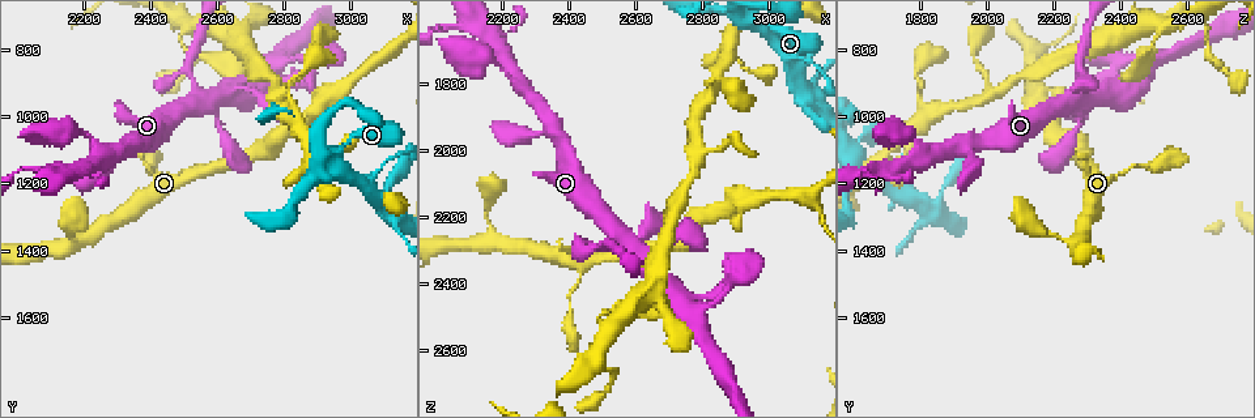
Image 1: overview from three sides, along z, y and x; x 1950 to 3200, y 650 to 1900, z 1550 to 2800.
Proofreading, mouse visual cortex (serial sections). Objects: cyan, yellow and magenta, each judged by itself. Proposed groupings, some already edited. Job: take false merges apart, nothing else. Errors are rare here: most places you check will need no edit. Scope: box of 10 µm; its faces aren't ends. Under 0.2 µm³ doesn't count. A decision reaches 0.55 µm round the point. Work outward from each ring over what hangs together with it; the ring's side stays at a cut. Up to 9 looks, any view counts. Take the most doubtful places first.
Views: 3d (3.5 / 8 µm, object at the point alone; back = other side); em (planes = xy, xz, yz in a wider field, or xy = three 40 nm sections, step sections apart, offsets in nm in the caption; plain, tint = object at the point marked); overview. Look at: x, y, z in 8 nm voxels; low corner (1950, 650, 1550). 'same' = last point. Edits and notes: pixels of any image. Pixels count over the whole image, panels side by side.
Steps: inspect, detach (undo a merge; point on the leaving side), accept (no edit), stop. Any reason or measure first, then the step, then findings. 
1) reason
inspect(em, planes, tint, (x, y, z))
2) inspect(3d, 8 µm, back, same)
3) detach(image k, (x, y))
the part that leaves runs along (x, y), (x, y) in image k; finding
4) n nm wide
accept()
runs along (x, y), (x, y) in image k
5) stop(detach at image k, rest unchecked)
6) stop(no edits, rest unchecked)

branch point
inspect(3d, 3.5 µm, (3100, 1260, 1820))

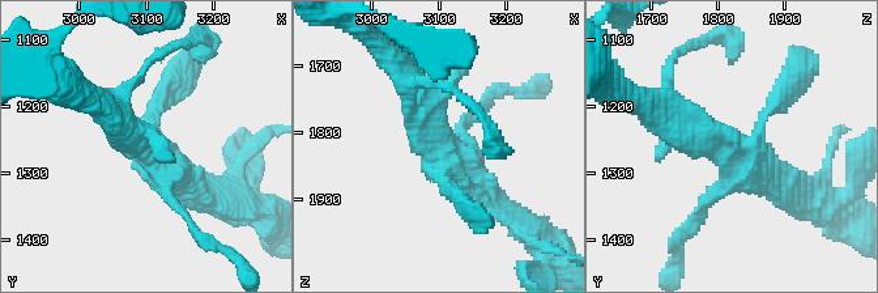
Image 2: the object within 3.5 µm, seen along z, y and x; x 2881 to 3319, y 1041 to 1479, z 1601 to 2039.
shape alone is not enough
inspect(em, xy, step 1, tint, (3100, 1265, 1815))

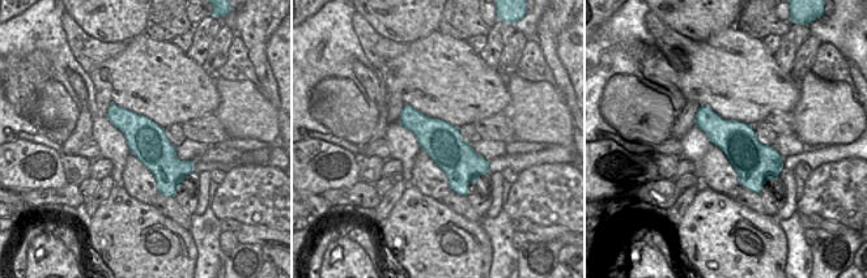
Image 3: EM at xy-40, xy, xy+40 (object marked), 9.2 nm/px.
accept()
runs along (405, 73), (438, 148), (486, 195) in image 2; continuous, no second cell

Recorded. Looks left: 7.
sudden change in width
inspect(3d, 3.5 µm, (3100, 810, 2150))

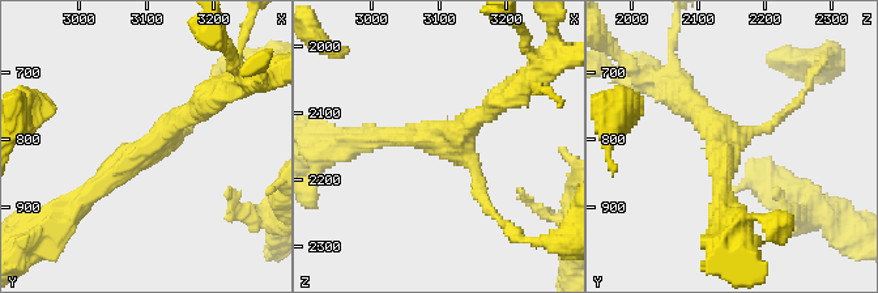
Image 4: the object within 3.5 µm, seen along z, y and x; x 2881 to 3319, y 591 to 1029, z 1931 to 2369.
inspect(em, xy, step 1, tint, (3105, 815, 2140))

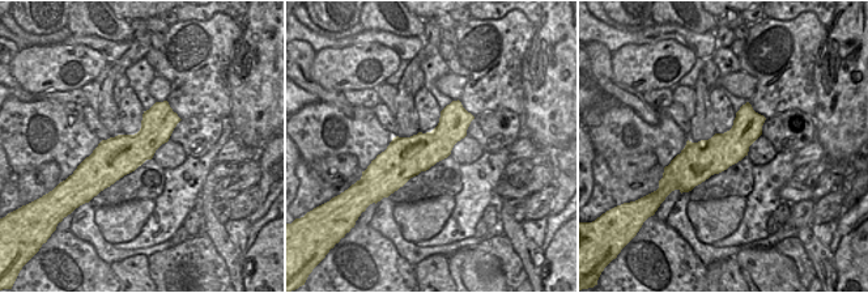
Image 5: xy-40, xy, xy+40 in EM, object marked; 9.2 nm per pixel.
3 arms; arms of 150, 250, 250 nm
accept()
runs along (81, 202), (209, 97) in image 4; one cell here

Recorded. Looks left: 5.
small branch off a trunk
inspect(3d, 3.5 µm, (2170, 1370, 2280))

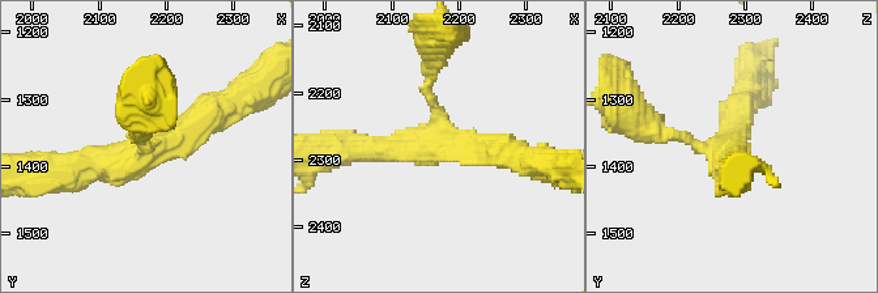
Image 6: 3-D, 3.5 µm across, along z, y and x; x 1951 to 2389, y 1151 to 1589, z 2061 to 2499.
3 arms; arms of 150, 300, 400 nm
inspect(em, xy, step 5, plain, (2185, 1370, 2280))

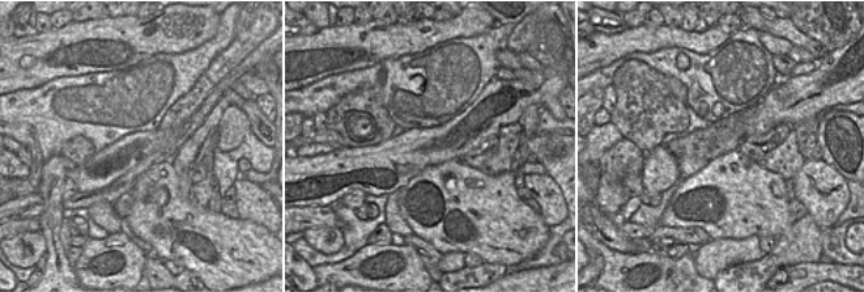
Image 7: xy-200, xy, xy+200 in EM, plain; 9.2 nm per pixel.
inspect(em, xy, step 5, tint, same)

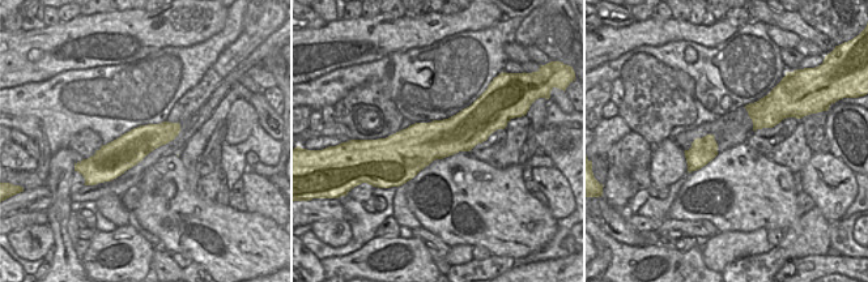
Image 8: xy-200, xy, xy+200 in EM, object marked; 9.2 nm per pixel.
accept()
runs along (177, 127), (113, 159), (97, 159) in image 8; continuous, no second cell

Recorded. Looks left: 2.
calibre changes
inspect(em, xy, step 3, tint, (2880, 840, 2390))

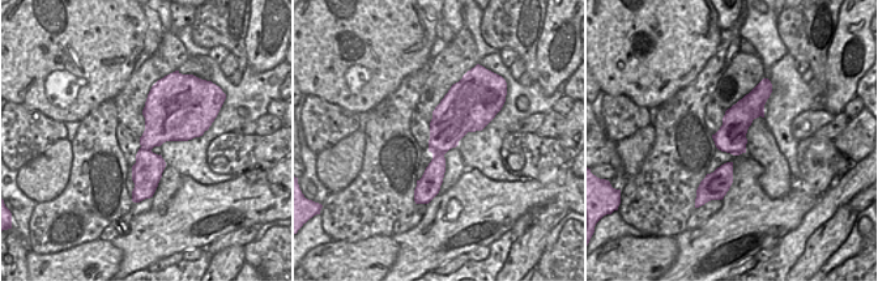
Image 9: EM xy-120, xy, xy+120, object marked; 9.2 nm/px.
see where the arms go
inspect(3d, 3.5 µm, same)

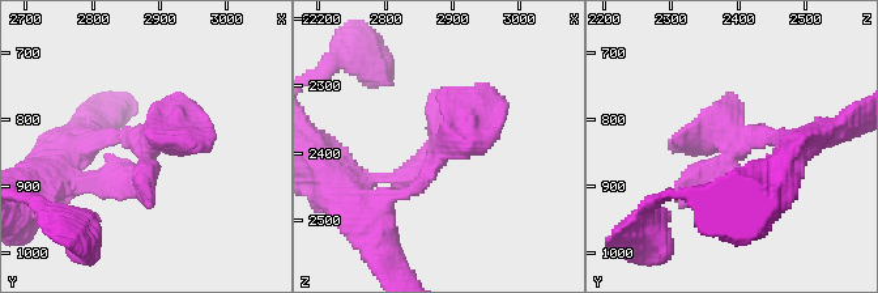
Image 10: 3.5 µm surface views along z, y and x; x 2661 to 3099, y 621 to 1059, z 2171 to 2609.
accept()
runs along (400, 178), (485, 111), (493, 88) in image 10; all the same cell

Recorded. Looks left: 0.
stop(no edits, rest unchecked)

